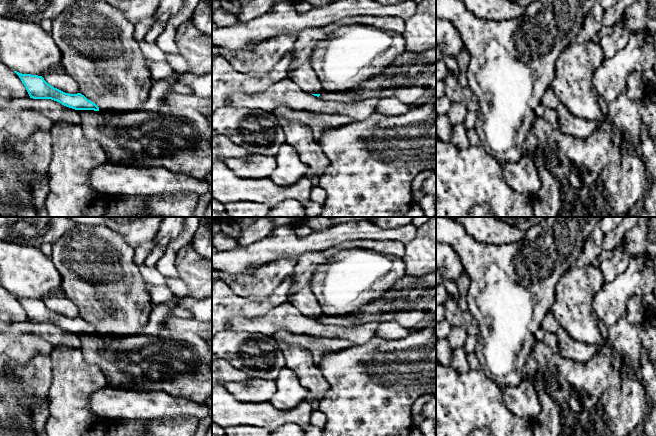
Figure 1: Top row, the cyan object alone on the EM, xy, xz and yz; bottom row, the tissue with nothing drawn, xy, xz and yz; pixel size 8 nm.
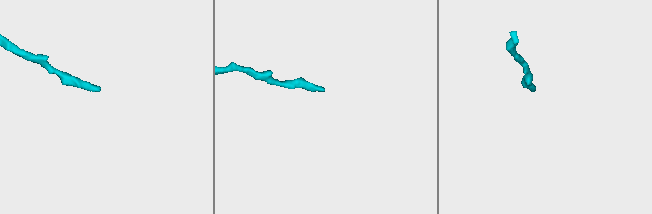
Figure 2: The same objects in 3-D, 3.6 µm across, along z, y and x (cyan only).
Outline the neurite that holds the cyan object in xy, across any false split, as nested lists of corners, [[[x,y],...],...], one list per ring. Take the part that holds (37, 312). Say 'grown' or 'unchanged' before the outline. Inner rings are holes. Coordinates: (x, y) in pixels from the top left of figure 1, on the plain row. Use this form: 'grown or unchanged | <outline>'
unchanged | [[[14,295],[24,308],[30,322],[51,323],[75,334],[99,335],[99,331],[81,317],[69,318],[48,308],[42,300]]]

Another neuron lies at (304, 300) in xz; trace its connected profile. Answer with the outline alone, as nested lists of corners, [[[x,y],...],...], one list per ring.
[[[310,285],[305,286],[299,292],[297,292],[291,298],[290,303],[303,315],[306,315],[310,318],[321,318],[325,316],[311,290]]]

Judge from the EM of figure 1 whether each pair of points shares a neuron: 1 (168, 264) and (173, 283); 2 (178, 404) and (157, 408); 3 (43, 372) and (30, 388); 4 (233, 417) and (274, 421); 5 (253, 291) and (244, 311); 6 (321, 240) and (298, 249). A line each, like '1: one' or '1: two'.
1: two
2: one
3: one
4: one
5: two
6: one

